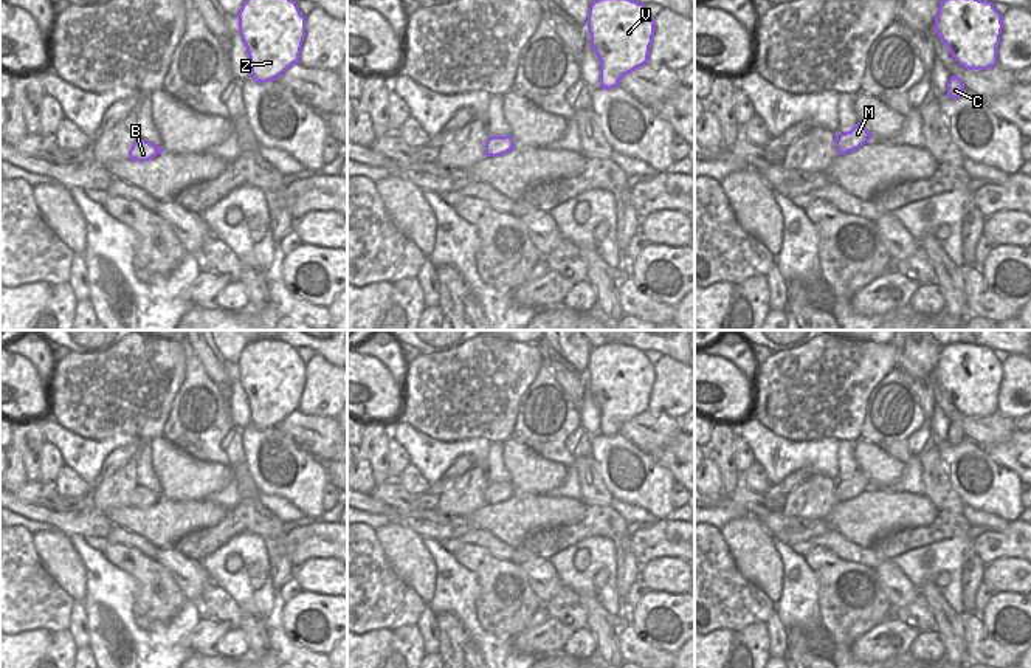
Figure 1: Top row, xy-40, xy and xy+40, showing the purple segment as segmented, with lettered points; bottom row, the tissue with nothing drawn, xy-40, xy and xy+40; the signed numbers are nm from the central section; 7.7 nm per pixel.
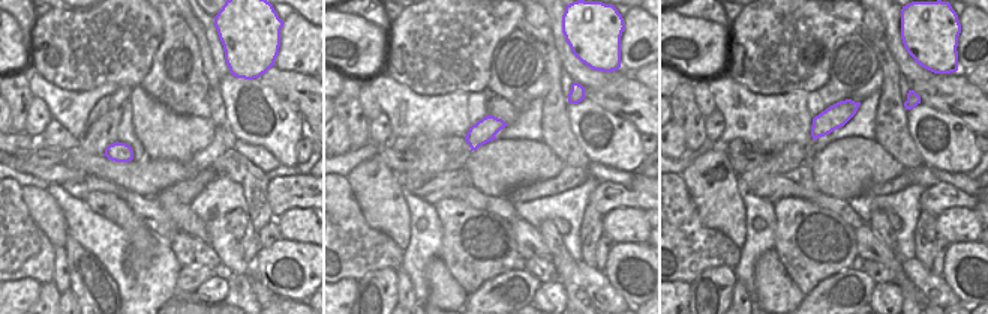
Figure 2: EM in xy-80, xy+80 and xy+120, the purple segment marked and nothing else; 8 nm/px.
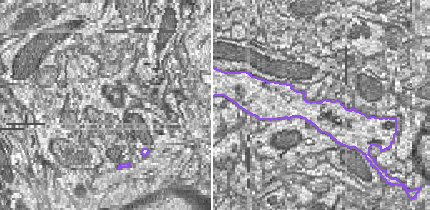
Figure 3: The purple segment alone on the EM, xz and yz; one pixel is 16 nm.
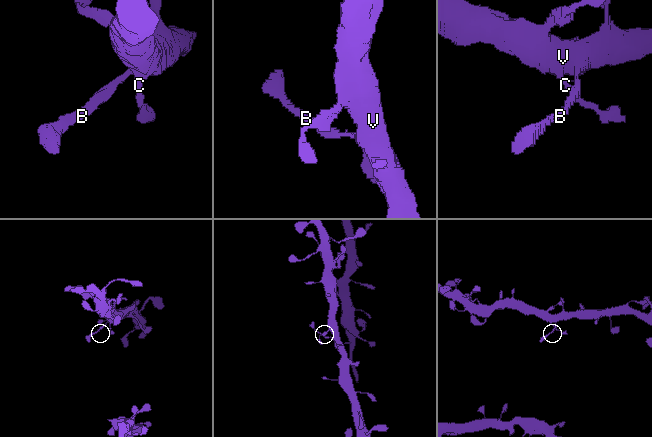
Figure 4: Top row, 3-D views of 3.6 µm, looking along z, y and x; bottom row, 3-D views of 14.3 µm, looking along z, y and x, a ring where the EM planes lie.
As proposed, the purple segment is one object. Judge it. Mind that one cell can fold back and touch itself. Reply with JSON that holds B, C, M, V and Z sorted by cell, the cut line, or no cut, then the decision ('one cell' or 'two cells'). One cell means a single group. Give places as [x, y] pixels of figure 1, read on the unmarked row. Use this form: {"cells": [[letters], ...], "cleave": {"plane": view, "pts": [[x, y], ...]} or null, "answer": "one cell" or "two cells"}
{"cells": [["B", "C", "M", "V", "Z"]], "cleave": null, "answer": "one cell"}

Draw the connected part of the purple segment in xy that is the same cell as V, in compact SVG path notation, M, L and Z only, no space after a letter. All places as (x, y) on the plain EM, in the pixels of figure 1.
M617 343L594 347L588 378L600 408L600 434L619 434L625 422L648 411L654 366L643 350Z

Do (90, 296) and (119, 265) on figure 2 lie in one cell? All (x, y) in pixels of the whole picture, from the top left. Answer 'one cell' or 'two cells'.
two cells

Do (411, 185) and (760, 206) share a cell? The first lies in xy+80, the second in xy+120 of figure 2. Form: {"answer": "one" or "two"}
{"answer": "two"}

